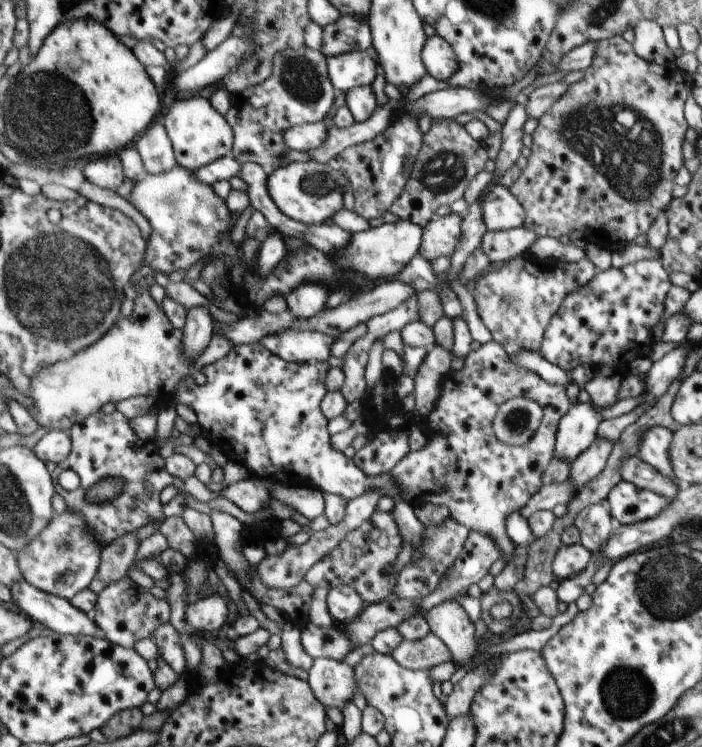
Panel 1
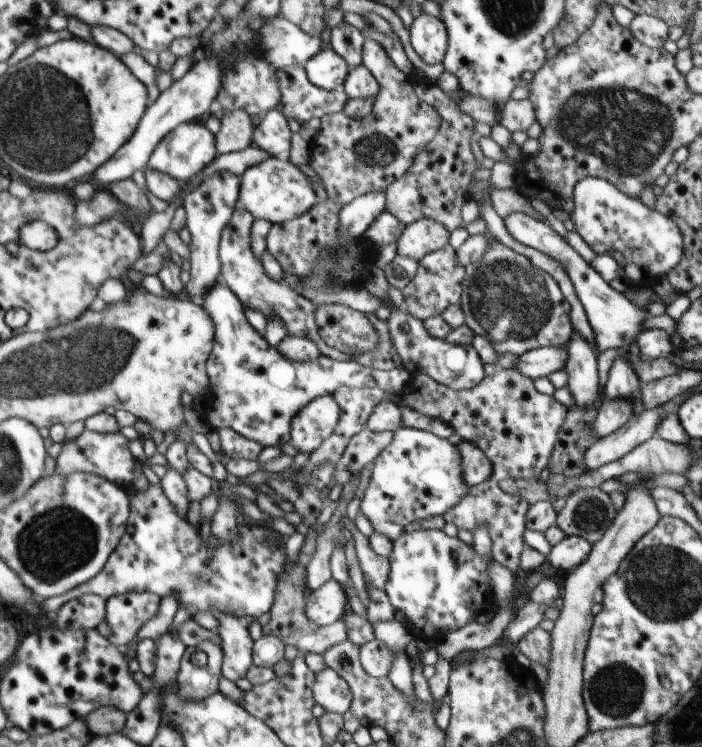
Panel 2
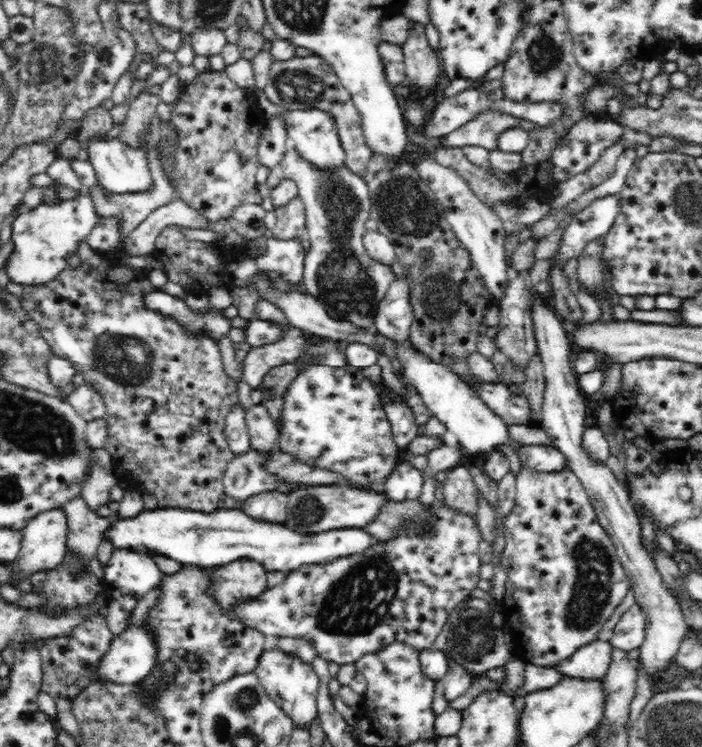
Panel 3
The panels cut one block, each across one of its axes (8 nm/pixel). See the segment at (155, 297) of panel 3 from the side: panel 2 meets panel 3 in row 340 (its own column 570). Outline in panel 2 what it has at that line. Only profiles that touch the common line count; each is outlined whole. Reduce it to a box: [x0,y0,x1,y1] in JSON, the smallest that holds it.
[570,177,683,284]

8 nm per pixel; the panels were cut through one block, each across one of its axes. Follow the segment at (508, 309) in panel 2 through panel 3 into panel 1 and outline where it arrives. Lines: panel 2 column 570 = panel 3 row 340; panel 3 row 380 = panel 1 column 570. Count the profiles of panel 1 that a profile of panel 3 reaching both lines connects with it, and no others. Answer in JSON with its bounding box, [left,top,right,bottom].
[471,255,596,355]

